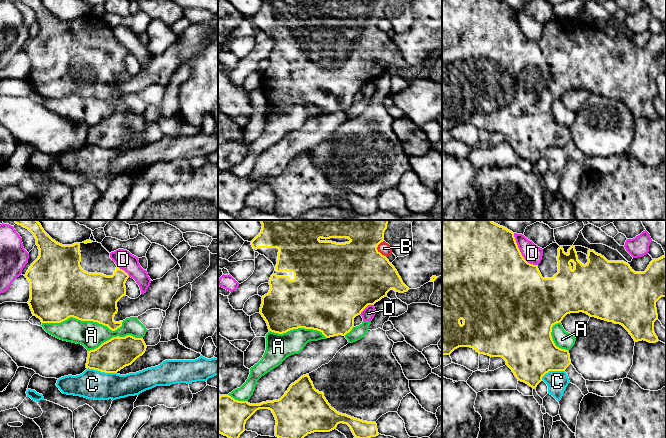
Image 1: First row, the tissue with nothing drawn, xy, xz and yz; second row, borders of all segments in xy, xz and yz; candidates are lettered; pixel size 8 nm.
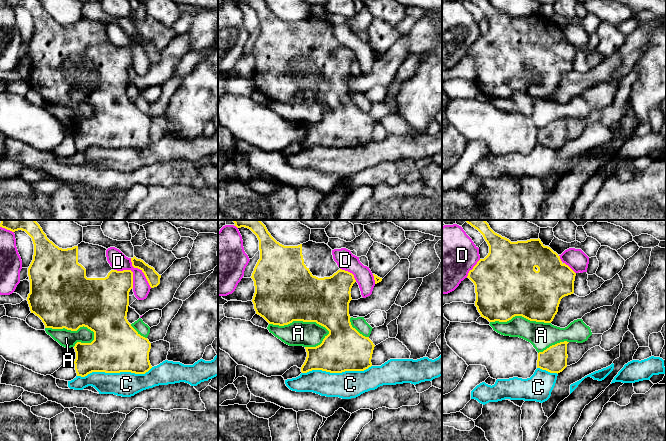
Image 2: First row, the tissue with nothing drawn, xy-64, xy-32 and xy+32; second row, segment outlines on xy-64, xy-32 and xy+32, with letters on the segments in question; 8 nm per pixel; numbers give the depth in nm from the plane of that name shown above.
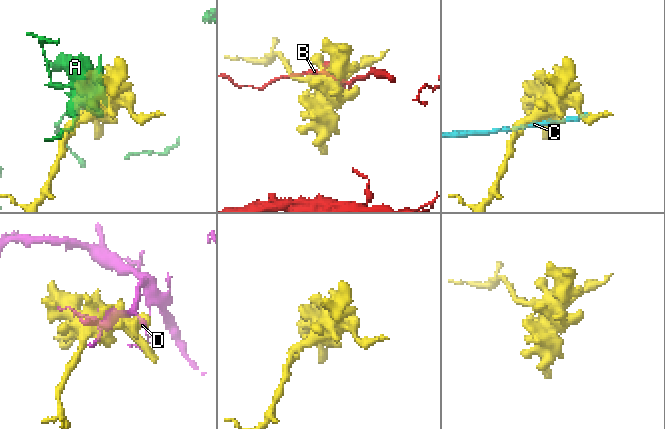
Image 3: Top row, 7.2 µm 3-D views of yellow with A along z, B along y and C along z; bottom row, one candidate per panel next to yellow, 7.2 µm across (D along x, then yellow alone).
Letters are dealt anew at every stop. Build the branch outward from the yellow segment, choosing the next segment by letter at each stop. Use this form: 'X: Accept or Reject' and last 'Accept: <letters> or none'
A: Reject
B: Reject
C: Reject
D: Reject
Accept: none

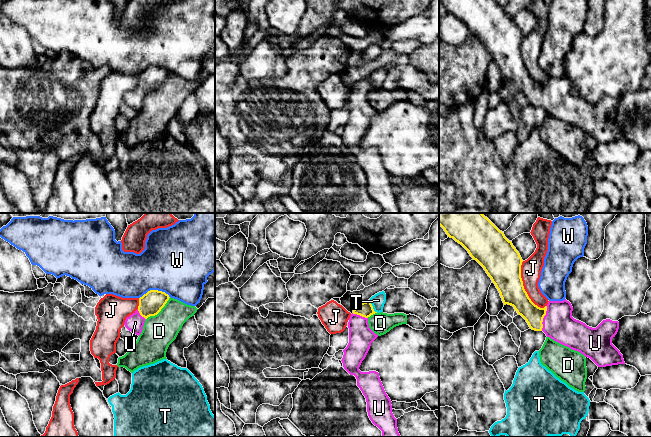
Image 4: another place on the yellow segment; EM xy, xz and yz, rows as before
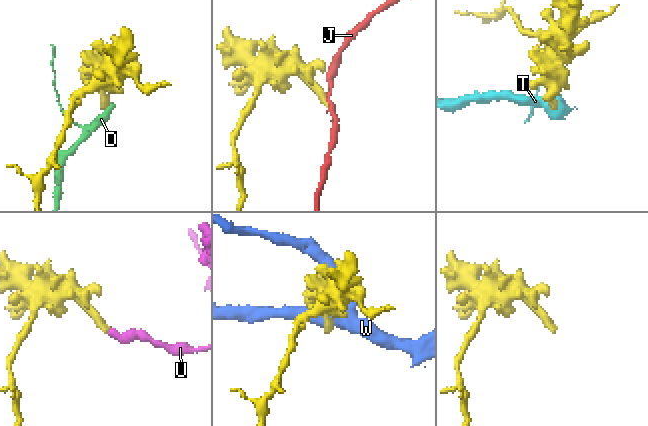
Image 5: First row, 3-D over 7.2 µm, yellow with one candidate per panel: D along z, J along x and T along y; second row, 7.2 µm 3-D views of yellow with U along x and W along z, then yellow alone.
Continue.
D: Reject
J: Reject
T: Reject
U: Accept
W: Reject
Accept: U

